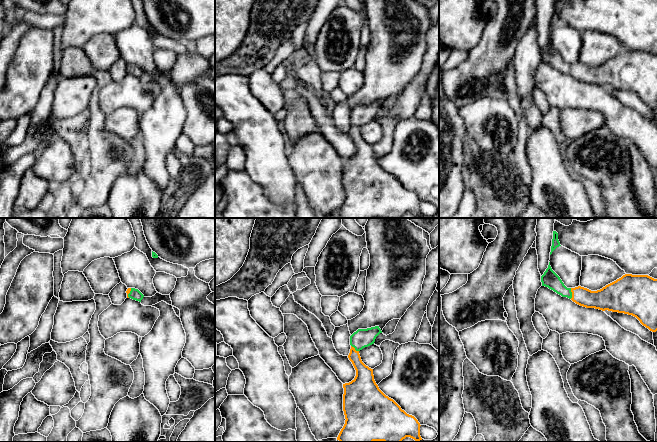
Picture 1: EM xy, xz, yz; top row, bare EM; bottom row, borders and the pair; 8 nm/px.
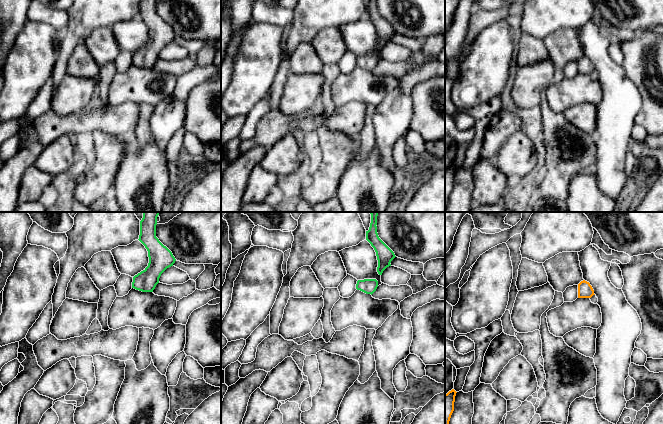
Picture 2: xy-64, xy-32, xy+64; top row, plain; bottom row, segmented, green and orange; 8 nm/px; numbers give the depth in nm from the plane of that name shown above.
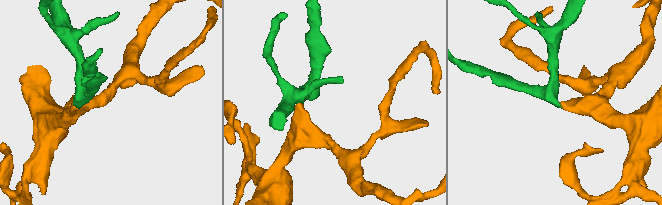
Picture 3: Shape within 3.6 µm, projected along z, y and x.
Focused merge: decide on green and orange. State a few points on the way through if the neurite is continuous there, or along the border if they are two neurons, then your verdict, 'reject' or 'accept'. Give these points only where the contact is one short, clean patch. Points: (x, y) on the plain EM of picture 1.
across yz (550, 55), (562, 66), (571, 69), (589, 75), (601, 75) | accept

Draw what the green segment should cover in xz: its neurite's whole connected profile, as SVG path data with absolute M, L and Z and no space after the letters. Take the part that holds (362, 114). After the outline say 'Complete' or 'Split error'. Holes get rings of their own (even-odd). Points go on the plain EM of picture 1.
M375 102L358 105L350 112L351 125L348 134L356 146L356 152L351 158L343 160L343 187L346 196L337 213L340 218L401 218L406 213L410 213L416 218L422 216L421 201L418 196L407 190L393 175L379 165L374 156L373 145L366 142L361 136L359 127L374 120L380 109L382 107L379 102Z. Split error

